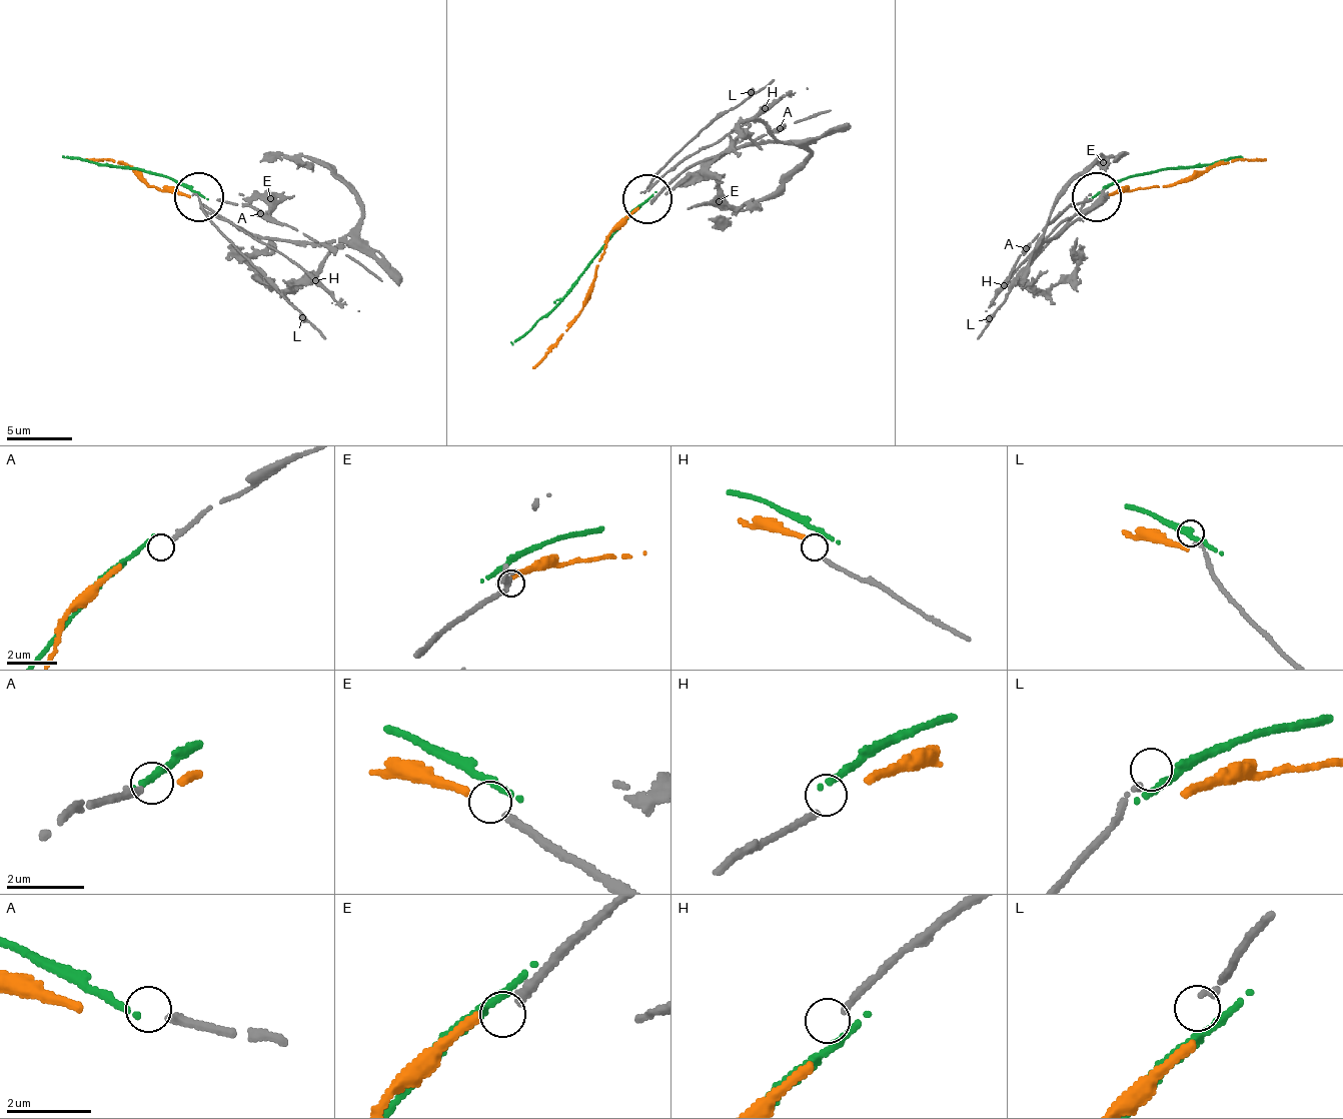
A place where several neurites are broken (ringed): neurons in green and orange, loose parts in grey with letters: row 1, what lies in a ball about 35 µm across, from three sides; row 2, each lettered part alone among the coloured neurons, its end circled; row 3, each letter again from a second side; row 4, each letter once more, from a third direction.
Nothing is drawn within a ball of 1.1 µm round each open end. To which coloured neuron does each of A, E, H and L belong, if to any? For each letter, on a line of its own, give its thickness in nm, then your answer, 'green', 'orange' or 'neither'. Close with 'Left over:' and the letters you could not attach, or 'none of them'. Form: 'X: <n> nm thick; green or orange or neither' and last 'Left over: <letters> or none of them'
A: 190 nm thick; neither
E: 200 nm thick; neither
H: 150 nm thick; neither
L: 130 nm thick; neither
Left over: A, E, H, L

